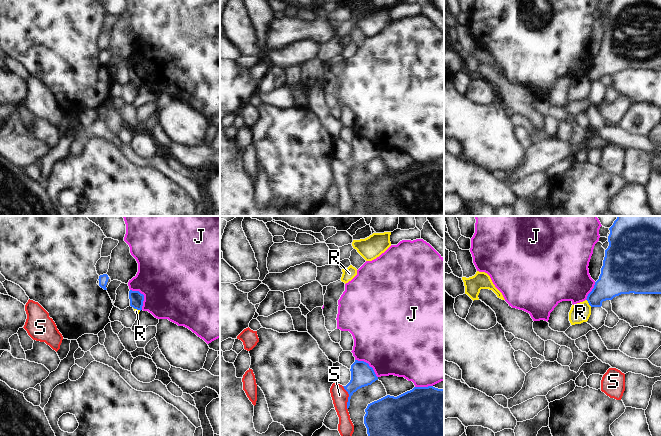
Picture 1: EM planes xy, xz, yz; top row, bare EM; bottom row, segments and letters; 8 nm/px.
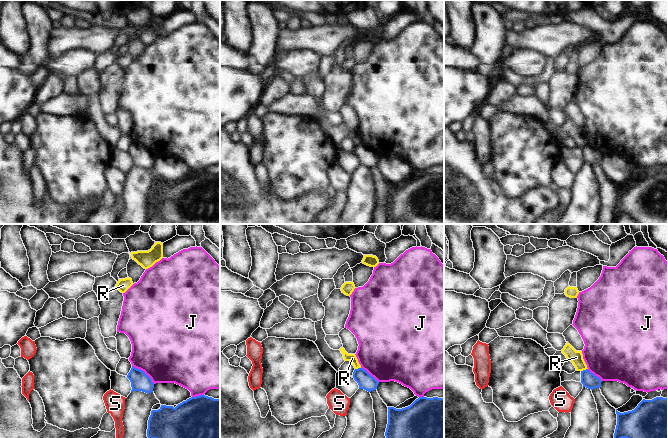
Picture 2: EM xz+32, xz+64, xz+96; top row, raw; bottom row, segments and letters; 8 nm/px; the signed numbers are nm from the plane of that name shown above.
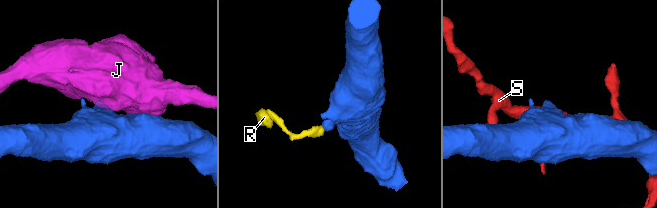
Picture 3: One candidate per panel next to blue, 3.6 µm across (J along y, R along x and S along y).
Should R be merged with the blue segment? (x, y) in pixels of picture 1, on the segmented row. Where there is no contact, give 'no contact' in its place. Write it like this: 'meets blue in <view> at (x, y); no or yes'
meets blue in yz at (588, 302); no

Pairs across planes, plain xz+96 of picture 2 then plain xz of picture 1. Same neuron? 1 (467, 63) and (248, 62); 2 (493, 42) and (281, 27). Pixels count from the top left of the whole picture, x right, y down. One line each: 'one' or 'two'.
1: two
2: two

